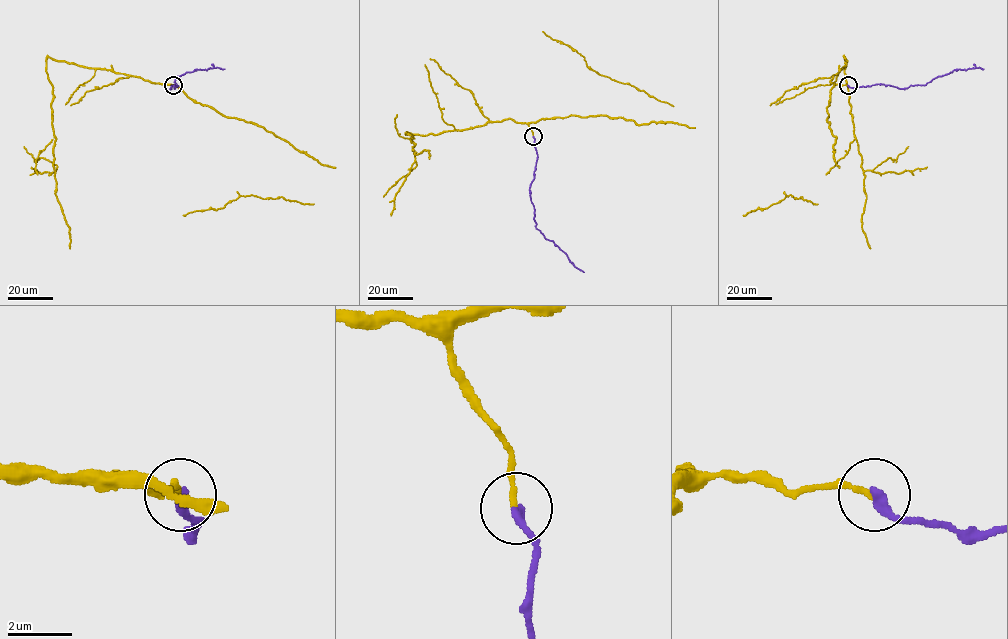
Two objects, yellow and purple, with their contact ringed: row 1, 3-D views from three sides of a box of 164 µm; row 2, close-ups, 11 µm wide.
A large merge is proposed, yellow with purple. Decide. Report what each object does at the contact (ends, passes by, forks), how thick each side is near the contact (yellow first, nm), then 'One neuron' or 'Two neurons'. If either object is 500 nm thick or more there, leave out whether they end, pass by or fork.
At the ring yellow ends. At the ring purple ends. Thickness 180 nm (yellow) against 320 nm. One neuron

